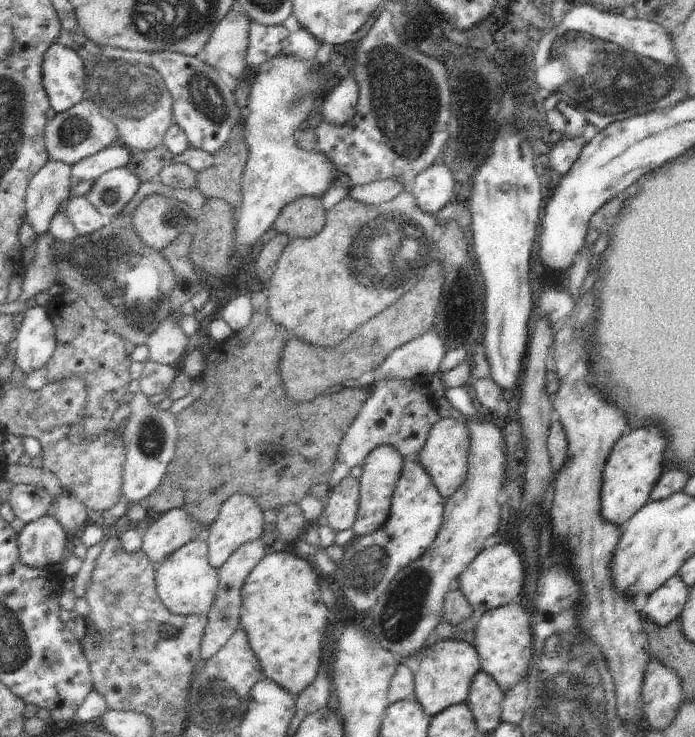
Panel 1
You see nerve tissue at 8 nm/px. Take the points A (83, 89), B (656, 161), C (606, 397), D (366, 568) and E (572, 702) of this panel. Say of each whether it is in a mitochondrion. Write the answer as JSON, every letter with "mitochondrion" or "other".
{"A":"mitochondrion","B":"other","C":"other","D":"mitochondrion","E":"mitochondrion"}

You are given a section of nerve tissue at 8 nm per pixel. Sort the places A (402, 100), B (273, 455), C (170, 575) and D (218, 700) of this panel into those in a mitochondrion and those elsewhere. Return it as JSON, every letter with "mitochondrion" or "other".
{"A":"mitochondrion","B":"other","C":"other","D":"mitochondrion"}

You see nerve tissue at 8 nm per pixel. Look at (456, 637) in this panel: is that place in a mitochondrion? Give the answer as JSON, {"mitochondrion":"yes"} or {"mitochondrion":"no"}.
{"mitochondrion":"no"}

